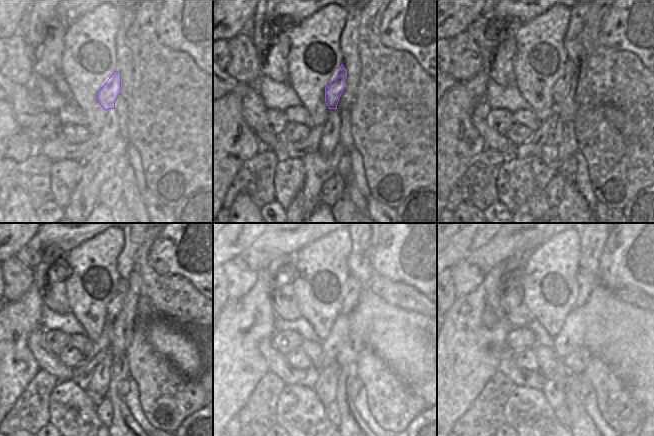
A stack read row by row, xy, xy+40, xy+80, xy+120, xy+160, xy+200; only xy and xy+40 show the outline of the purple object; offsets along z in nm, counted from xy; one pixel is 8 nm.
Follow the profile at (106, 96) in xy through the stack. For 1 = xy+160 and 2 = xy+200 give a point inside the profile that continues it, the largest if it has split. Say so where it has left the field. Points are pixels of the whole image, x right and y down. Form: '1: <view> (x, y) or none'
1: xy+160 (353, 288)
2: xy+200 (586, 281)

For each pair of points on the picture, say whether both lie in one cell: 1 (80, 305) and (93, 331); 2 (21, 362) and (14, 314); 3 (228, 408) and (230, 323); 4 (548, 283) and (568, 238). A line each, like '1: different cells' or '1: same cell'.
1: same cell
2: same cell
3: same cell
4: same cell

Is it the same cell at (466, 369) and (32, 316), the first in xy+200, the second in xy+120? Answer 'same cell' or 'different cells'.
same cell

